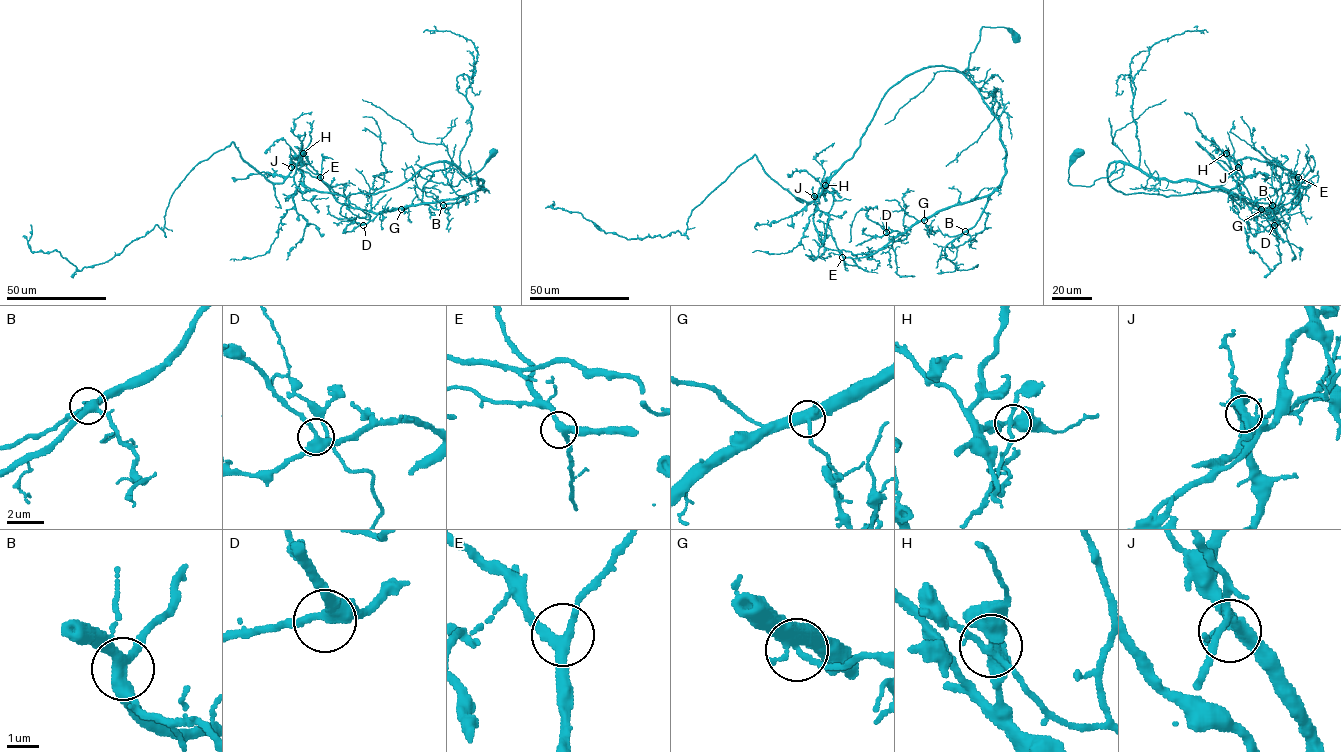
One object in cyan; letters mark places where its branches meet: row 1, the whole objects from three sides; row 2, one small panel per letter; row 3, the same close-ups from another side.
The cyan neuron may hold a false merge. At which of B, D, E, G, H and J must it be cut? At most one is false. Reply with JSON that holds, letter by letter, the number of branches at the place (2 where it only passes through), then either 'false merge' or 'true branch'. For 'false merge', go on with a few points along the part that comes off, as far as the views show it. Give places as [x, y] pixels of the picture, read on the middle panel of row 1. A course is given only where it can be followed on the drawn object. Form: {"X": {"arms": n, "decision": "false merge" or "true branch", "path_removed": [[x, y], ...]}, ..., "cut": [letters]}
{"B": {"arms": 4, "decision": "true branch"}, "D": {"arms": 3, "decision": "true branch"}, "E": {"arms": 3, "decision": "true branch"}, "G": {"arms": 4, "decision": "true branch"}, "H": {"arms": 4, "decision": "false merge", "path_removed": [[825, 185], [806, 202], [754, 155], [692, 210], [685, 234], [631, 239], [553, 201]]}, "J": {"arms": 4, "decision": "true branch"}, "cut": ["H"]}

